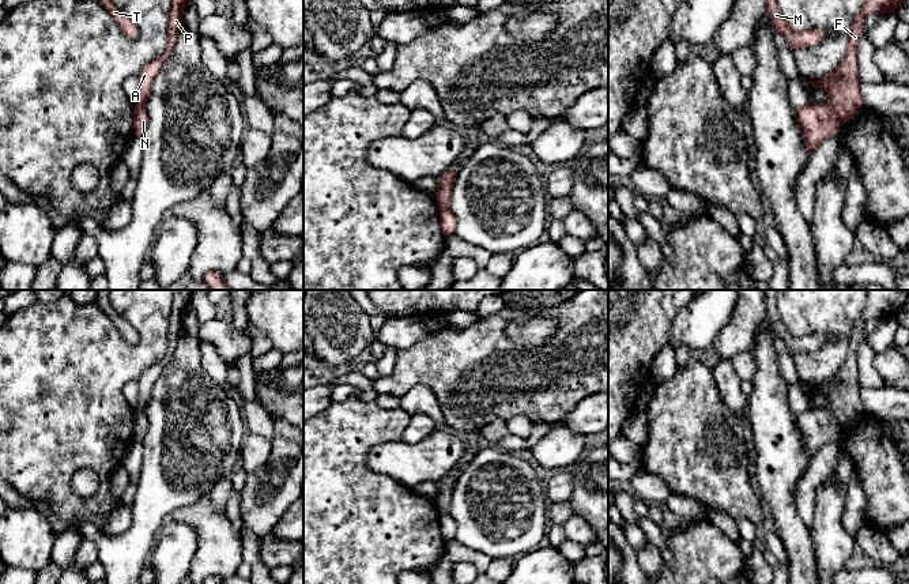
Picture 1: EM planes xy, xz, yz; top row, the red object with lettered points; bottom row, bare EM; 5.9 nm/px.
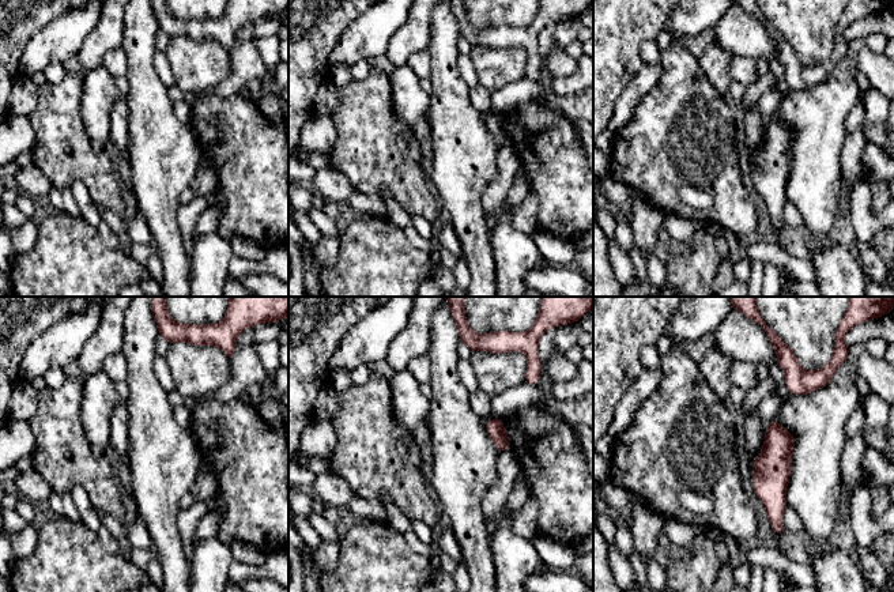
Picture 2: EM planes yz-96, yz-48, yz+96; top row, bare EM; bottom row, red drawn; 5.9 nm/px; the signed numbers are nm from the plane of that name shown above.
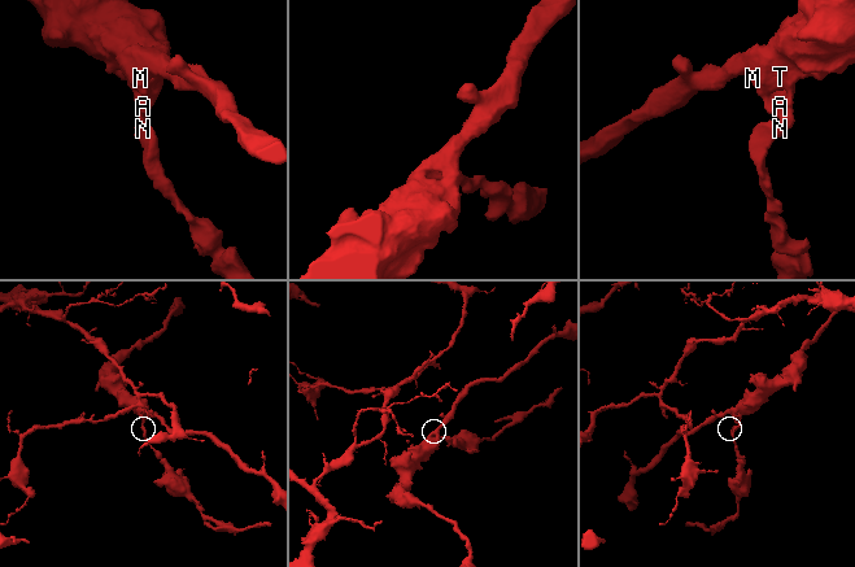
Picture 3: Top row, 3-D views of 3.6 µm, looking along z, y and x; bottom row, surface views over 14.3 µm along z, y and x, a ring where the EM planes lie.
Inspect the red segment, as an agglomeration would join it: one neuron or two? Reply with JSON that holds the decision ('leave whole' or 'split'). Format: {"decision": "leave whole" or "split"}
{"decision": "split"}

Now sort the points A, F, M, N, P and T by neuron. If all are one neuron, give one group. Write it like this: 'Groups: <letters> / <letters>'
Groups: A F M P T / N

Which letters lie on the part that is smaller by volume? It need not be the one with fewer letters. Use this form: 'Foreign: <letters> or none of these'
Foreign: N

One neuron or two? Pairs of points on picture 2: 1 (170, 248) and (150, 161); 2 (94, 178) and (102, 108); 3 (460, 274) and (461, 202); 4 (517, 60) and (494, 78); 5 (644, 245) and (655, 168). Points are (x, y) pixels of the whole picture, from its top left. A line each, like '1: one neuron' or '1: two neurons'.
1: one neuron
2: two neurons
3: two neurons
4: one neuron
5: two neurons

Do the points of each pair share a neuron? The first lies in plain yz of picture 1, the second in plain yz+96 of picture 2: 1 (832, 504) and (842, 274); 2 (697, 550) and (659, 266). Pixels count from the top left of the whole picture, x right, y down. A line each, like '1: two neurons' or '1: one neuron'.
1: two neurons
2: two neurons

